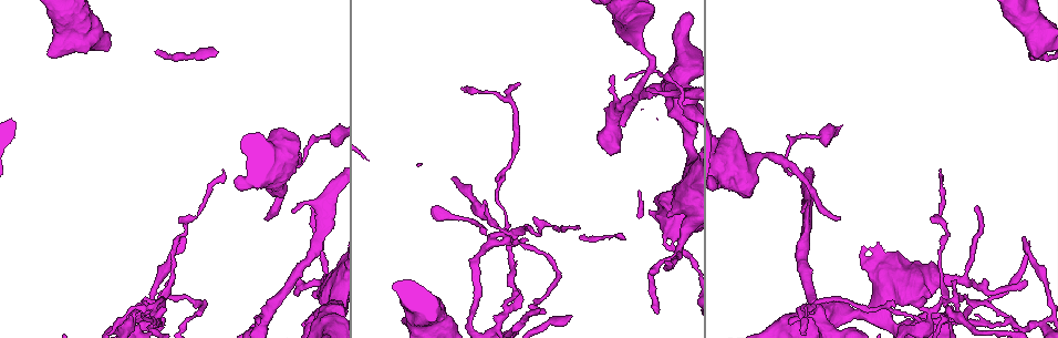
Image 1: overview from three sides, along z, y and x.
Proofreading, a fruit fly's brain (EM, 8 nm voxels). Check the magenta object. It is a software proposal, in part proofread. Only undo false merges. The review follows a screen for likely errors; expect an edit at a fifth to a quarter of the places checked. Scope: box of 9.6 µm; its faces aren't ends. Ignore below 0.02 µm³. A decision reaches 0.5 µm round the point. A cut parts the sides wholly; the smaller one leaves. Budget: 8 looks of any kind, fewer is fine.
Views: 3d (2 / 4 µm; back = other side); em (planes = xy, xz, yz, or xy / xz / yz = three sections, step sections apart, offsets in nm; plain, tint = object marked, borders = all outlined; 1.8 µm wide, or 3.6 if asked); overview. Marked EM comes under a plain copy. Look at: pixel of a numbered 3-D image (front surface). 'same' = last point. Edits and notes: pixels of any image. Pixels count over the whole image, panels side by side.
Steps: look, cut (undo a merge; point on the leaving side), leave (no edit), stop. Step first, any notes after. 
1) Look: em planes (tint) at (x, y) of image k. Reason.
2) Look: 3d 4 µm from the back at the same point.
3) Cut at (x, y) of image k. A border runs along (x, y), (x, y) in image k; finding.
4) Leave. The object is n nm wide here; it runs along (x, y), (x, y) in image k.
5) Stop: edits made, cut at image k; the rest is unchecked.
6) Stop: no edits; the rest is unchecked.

Look: 3d 4 µm at (506, 240) of image 1. Abrupt turn.

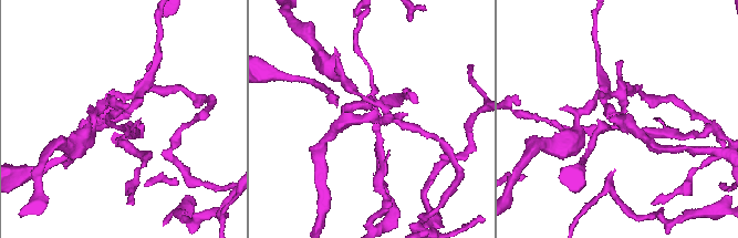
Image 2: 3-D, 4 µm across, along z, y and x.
Look: em planes (tint) at (372, 112) of image 2. Now the EM.

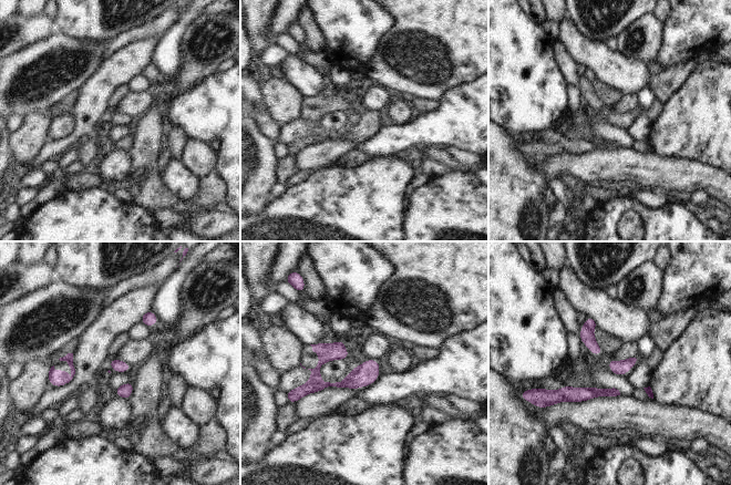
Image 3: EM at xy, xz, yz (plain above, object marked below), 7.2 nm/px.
Cut at (587, 337) of image 3. A border runs along (583, 326), (591, 330) in image 3; two neurons meet here.

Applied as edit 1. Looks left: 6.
Look: overview.

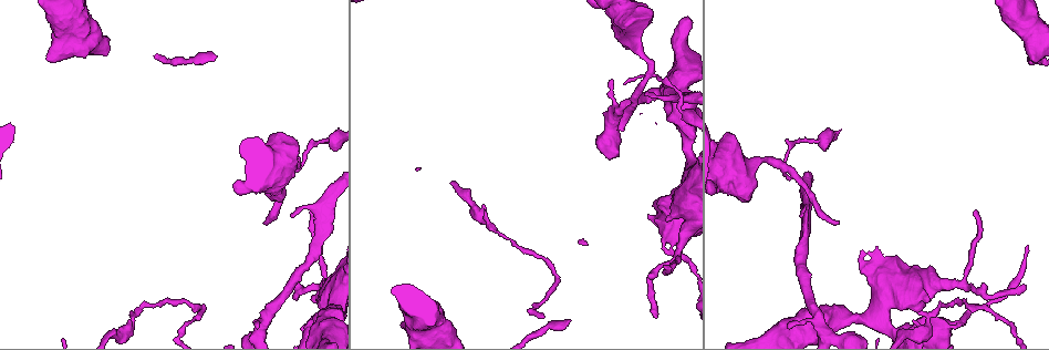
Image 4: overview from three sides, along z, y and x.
Look: 3d 4 µm at (962, 284) of image 4. Thin neck.

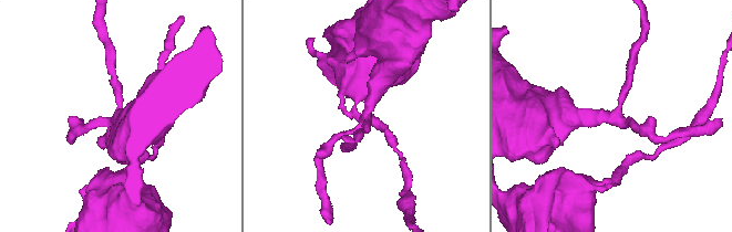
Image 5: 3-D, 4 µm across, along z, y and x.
Look: em 3.6 µm xy step 4 (tint) at (114, 120) of image 5.

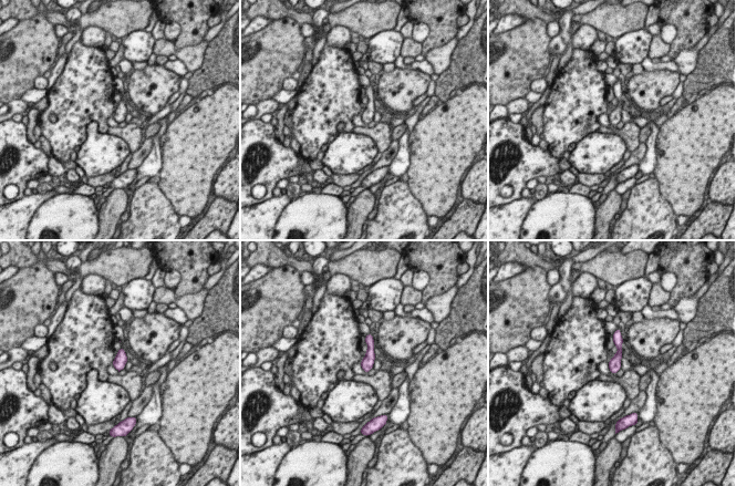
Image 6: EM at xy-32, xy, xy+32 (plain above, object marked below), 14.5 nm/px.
Look: em 3.6 µm yz step 4 (tint) at the same point.

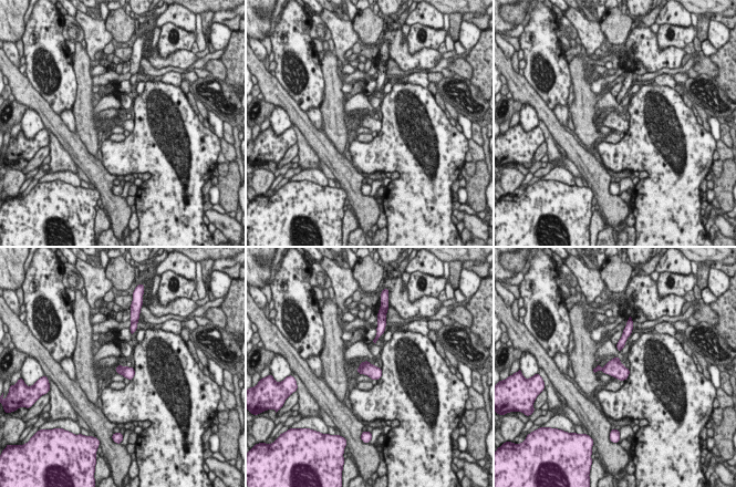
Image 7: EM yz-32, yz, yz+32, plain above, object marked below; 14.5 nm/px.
Leave. The object is 160 nm wide here; one neuron here.

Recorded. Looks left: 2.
Look: em planes (tint) at (649, 73) of image 4. Branch point.

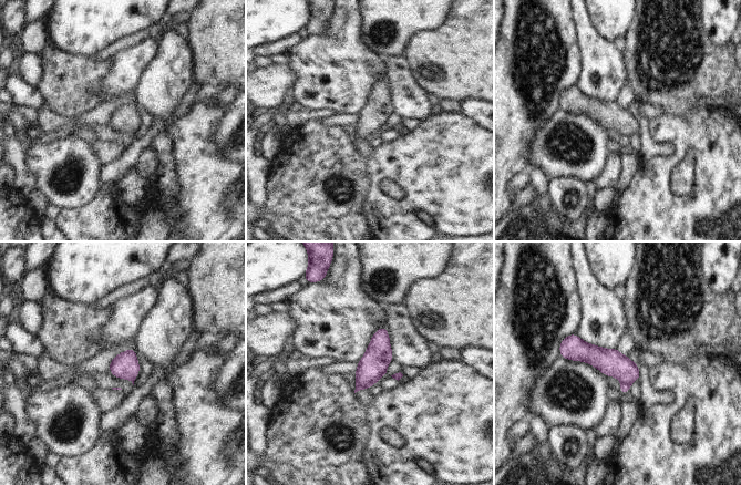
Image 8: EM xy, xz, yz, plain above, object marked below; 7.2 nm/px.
Cut at (610, 362) of image 8. The object is 190 nm wide here; the part that leaves runs along (563, 344), (615, 363), (637, 377) in image 8; two neurons meet here.

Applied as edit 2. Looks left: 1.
Stop: edits made, cut at image 3, cut at image 8; the rest is unchecked.

